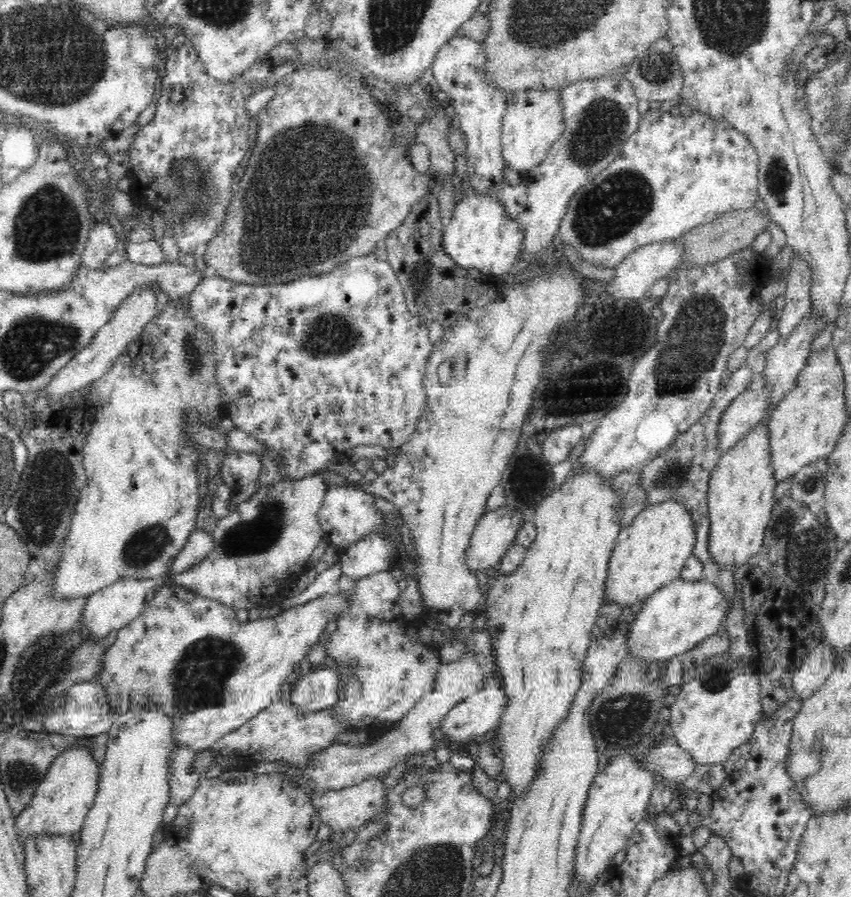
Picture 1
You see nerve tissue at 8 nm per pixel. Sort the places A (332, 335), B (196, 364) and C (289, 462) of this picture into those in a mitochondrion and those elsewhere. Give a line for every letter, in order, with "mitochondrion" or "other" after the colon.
A: mitochondrion
B: mitochondrion
C: other

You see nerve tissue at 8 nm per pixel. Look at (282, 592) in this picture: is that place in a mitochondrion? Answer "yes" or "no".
no

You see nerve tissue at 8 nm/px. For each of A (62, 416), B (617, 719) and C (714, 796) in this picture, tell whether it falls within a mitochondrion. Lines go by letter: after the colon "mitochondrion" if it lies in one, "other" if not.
A: other
B: mitochondrion
C: other

